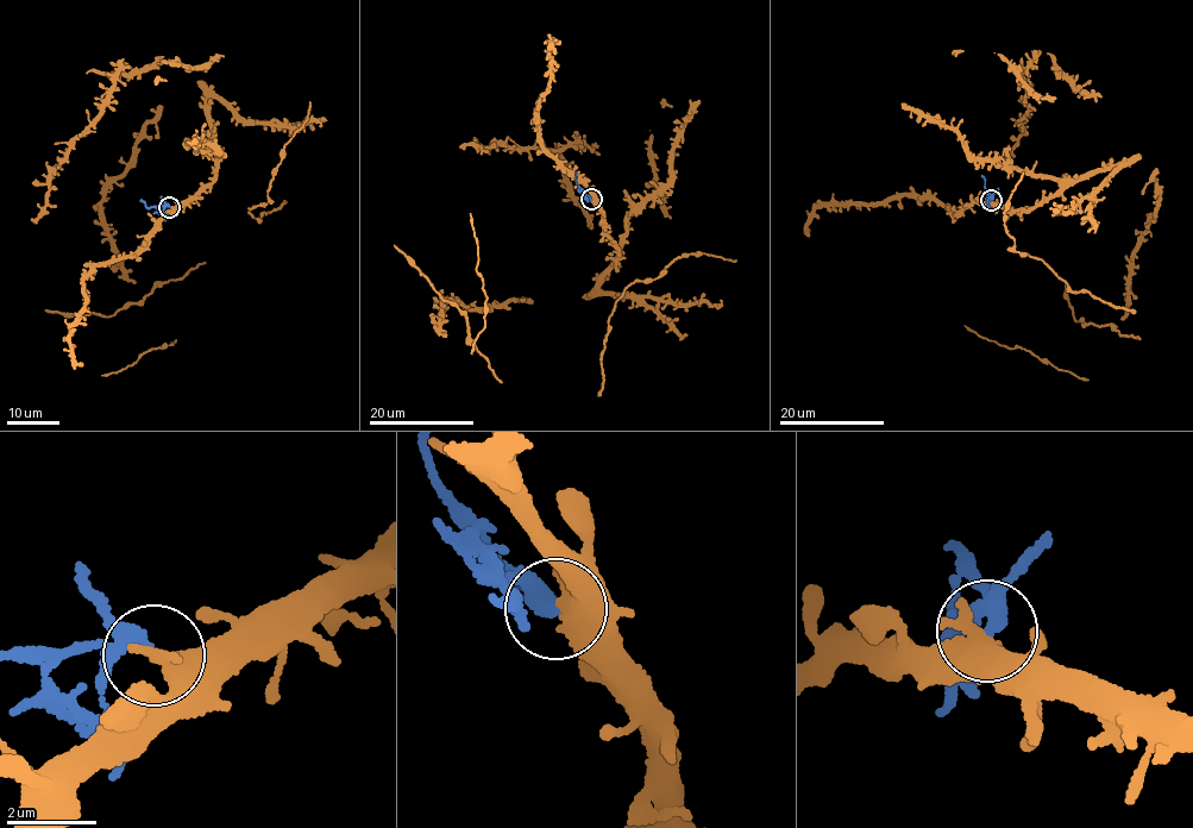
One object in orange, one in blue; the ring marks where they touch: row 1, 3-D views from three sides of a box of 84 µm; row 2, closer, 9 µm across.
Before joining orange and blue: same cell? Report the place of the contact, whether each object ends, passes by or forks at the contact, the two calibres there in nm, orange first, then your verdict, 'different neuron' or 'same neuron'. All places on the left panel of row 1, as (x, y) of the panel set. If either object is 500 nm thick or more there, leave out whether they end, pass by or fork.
place (169, 207); calibres 600 and 240 nm; different neuron

